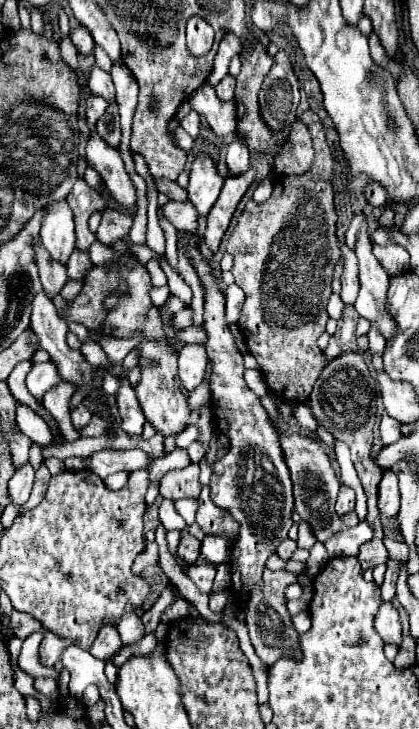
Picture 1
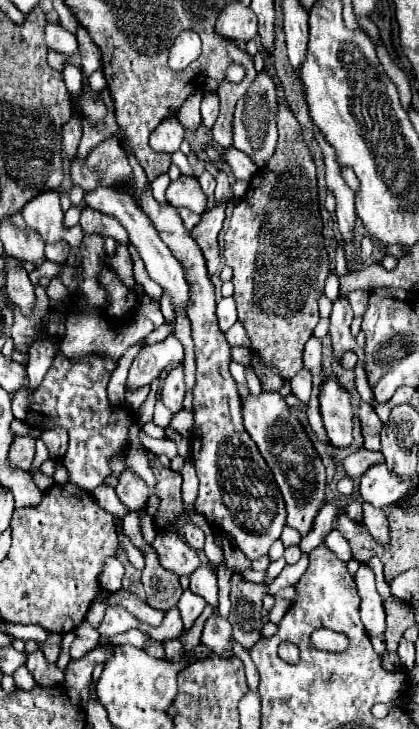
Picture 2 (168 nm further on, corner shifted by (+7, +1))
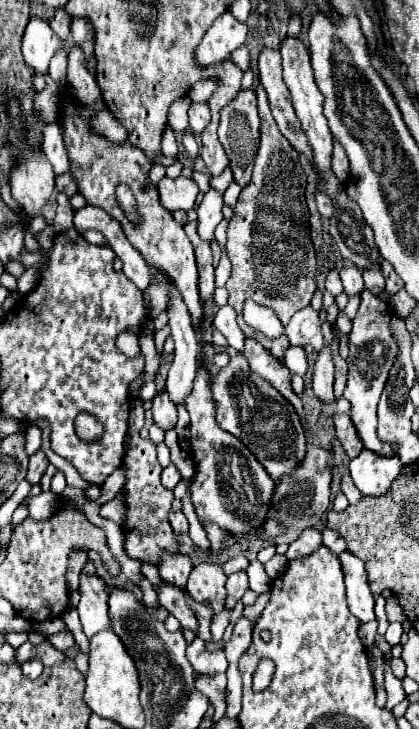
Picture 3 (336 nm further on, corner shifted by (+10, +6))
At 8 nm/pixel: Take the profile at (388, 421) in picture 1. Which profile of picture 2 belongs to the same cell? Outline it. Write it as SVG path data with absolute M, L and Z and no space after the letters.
M361 402L359 410L357 410L357 418L361 422L361 432L363 432L363 448L367 450L379 450L379 430L383 426L383 422L379 420L379 416L375 414L375 410L367 404Z

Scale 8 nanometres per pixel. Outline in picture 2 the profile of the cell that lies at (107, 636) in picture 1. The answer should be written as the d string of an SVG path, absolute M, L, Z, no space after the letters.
M81 622L75 628L75 640L71 644L71 658L81 658L89 650L93 650L97 646L97 638L99 638L97 630L89 626L87 622Z

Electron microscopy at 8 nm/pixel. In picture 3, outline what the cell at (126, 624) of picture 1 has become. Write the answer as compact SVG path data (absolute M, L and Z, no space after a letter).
M80 577L80 603L78 603L78 615L84 627L86 637L96 635L98 631L110 629L112 619L108 613L108 595L104 593L104 581L98 577Z

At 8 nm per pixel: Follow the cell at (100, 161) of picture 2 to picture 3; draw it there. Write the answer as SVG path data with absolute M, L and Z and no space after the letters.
M66 171L66 173L62 173L62 175L56 177L56 189L62 191L62 193L66 193L68 197L72 197L72 195L78 193L78 183L76 183L72 171Z

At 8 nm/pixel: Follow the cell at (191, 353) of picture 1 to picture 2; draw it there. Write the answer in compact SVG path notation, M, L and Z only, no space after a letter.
M177 366L167 374L159 398L165 402L165 406L171 410L171 414L175 414L175 412L179 412L183 408L183 398L185 398L183 366Z

